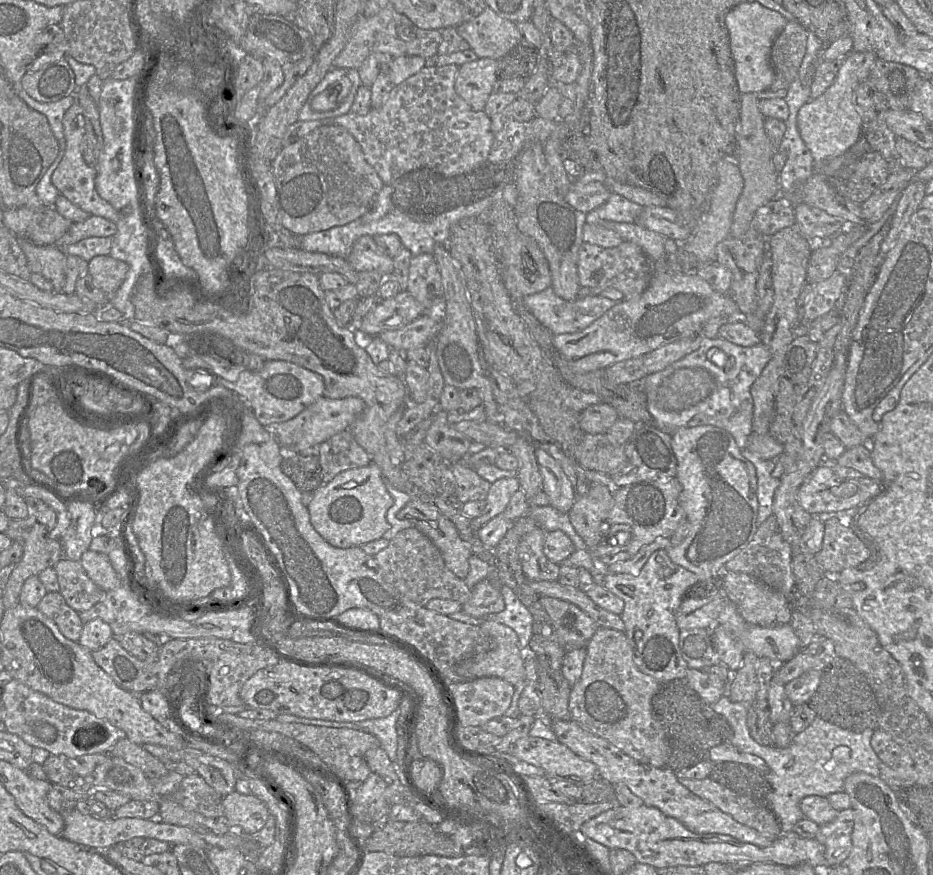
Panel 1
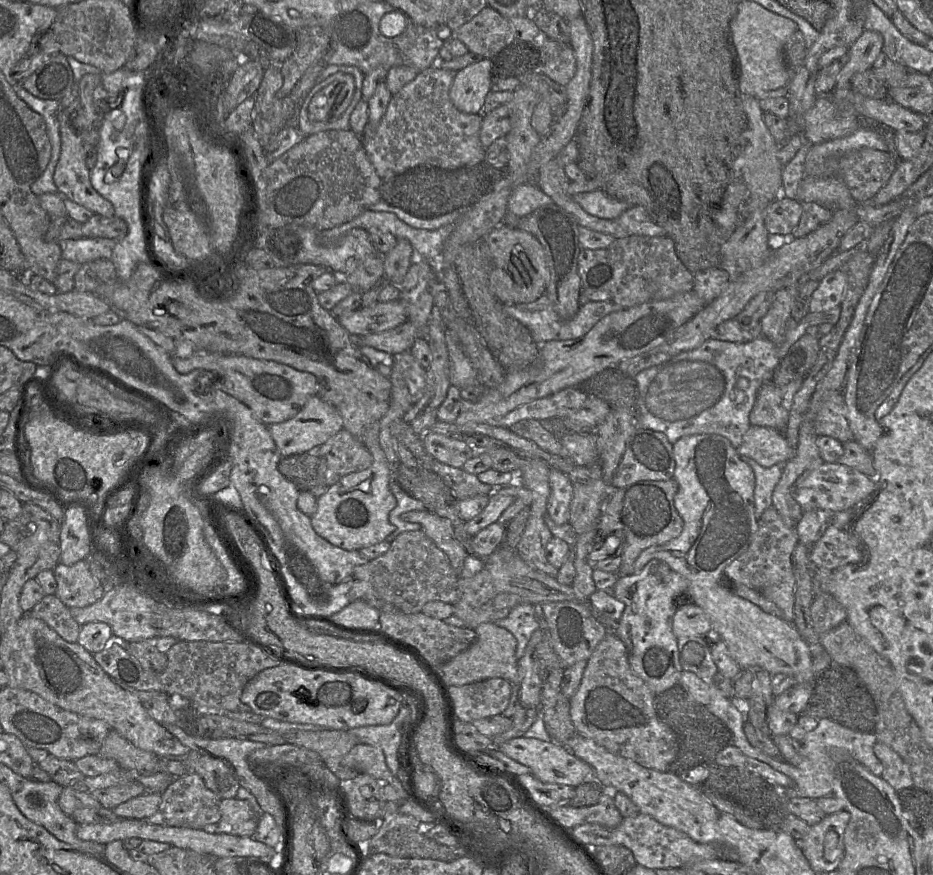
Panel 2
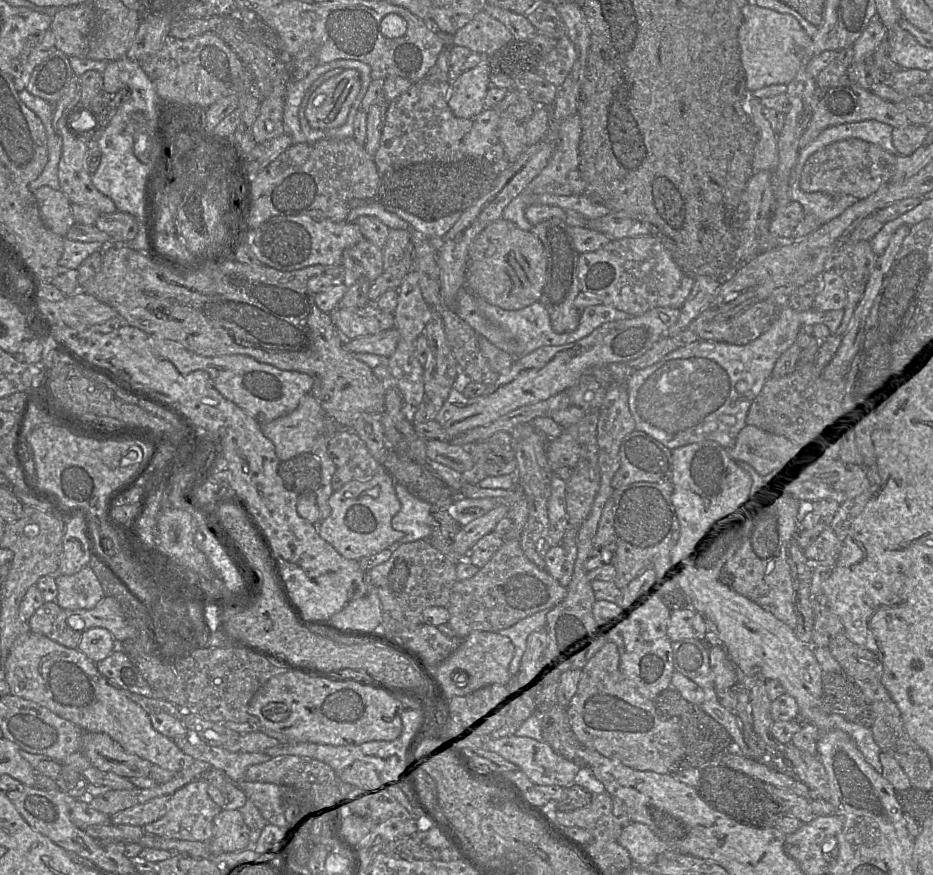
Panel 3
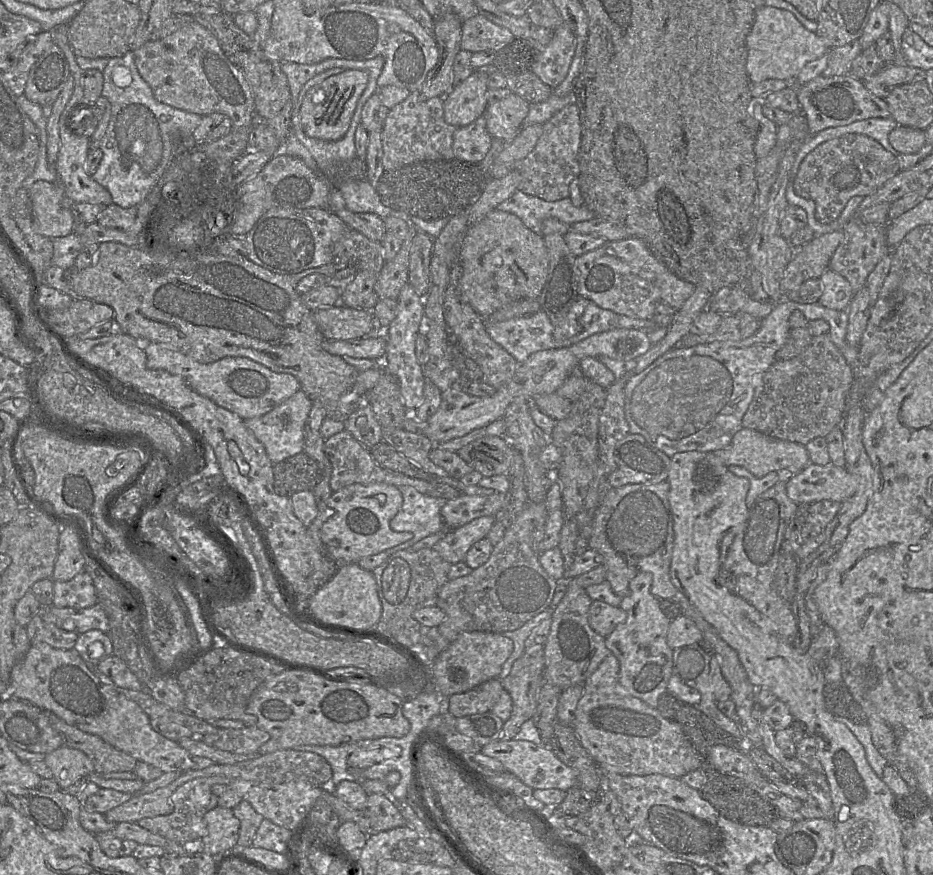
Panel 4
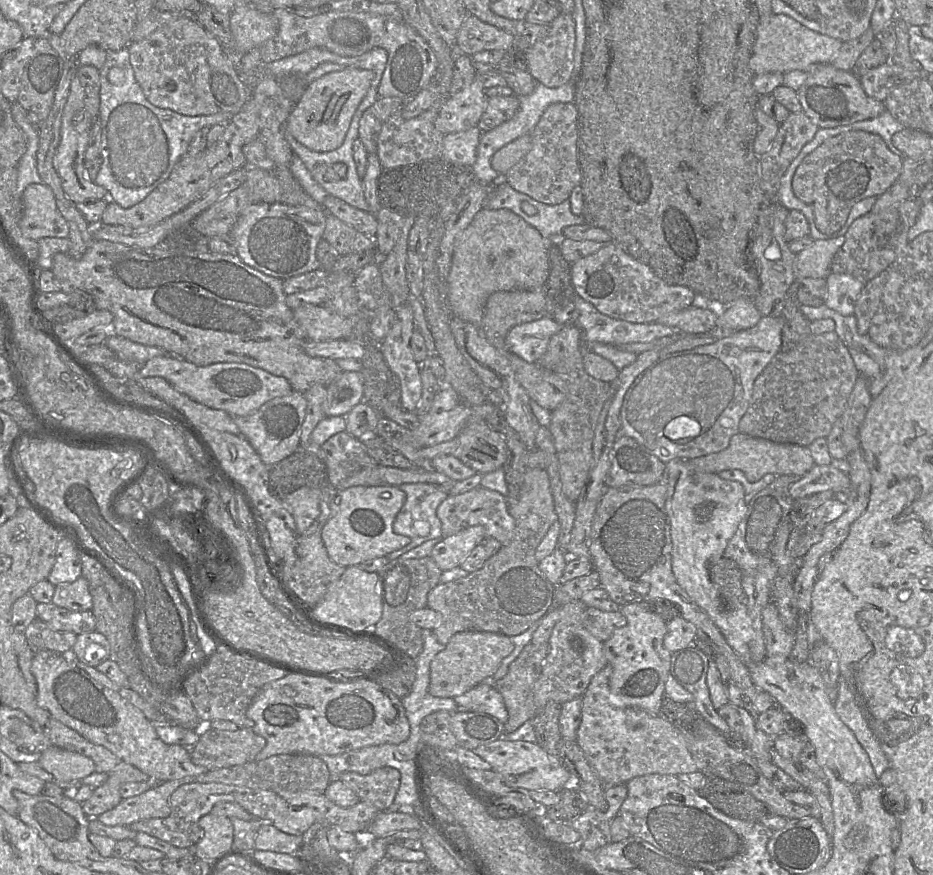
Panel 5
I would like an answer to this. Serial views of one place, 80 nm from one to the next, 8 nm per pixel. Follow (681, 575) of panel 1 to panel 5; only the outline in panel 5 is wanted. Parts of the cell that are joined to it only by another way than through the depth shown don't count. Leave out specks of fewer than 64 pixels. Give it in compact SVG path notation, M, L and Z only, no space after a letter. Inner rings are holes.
M647 602L626 604L618 611L626 617L627 624L603 642L607 664L612 667L610 702L617 707L635 707L650 715L660 715L671 660L671 653L663 646L667 623L650 609Z

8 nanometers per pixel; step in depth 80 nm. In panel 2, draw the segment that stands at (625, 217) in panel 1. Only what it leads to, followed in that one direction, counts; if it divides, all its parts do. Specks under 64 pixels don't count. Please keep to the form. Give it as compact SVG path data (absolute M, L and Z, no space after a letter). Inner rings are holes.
M601 189L578 193L572 197L590 215L607 220L616 220L631 207L628 203L609 196Z

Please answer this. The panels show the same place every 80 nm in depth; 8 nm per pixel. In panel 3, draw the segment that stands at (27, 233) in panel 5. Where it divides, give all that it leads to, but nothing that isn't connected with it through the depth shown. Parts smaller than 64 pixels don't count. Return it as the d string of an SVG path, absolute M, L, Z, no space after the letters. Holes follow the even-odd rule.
M49 186L38 188L33 194L39 204L40 216L45 226L52 232L65 237L76 222L67 196L62 190L54 190Z

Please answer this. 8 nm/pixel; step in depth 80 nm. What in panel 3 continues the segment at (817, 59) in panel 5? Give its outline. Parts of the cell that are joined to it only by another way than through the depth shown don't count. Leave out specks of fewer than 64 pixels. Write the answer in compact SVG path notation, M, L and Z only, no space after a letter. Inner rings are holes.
M748 3L743 8L743 23L739 29L738 40L749 92L774 84L788 85L803 64L805 49L812 43L812 38L792 15L754 3Z

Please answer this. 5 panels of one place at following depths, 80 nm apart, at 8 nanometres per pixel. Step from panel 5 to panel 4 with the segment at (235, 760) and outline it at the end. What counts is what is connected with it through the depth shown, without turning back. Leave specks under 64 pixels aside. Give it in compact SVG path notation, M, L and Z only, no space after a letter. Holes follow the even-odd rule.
M255 726L242 729L217 728L215 733L202 737L206 744L236 754L256 753L269 739L270 735L266 731Z

